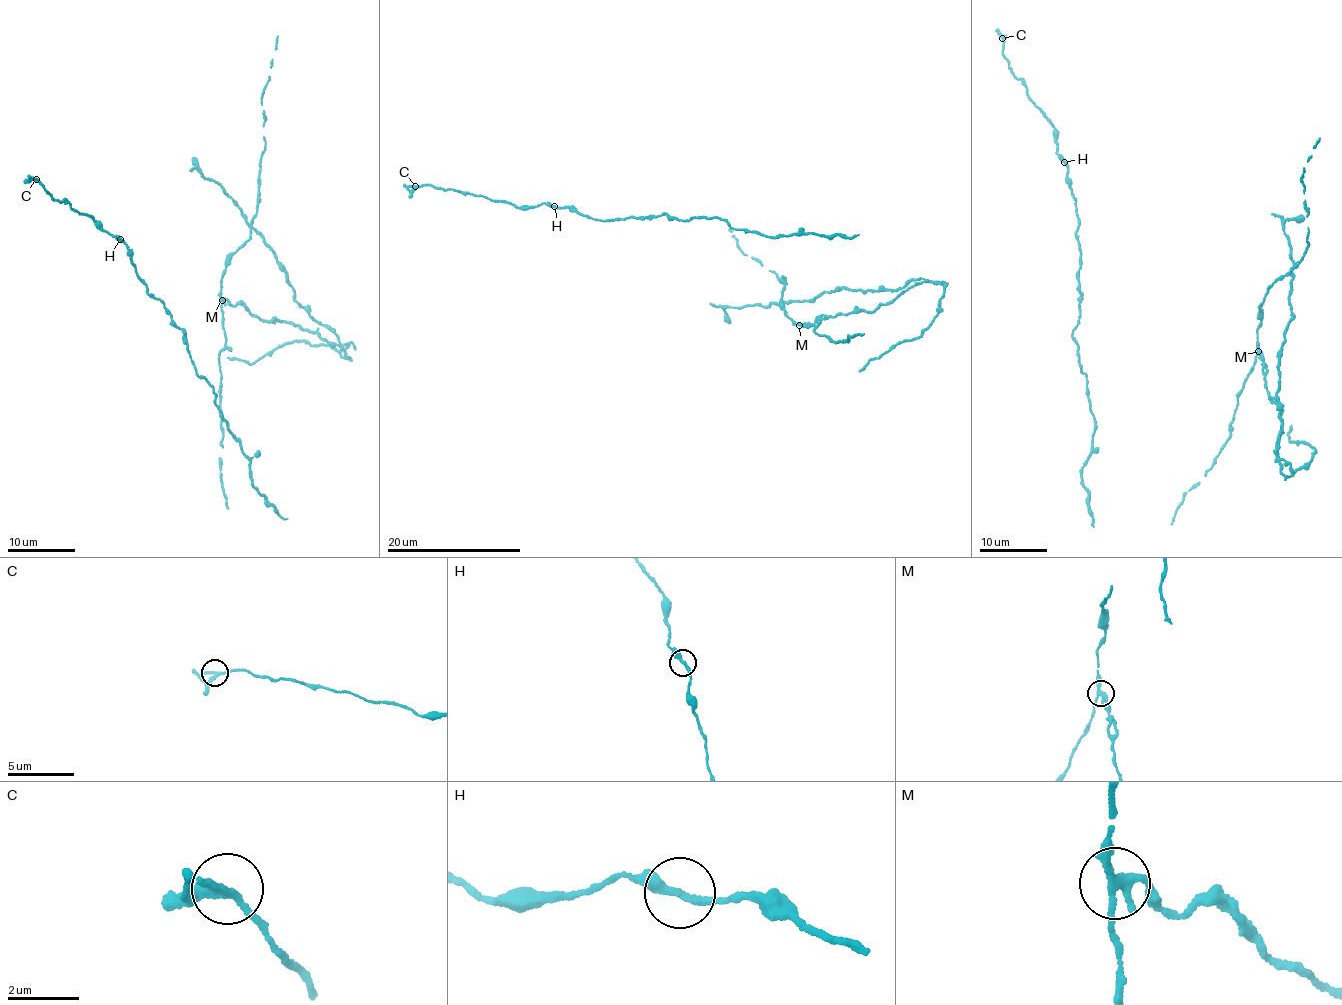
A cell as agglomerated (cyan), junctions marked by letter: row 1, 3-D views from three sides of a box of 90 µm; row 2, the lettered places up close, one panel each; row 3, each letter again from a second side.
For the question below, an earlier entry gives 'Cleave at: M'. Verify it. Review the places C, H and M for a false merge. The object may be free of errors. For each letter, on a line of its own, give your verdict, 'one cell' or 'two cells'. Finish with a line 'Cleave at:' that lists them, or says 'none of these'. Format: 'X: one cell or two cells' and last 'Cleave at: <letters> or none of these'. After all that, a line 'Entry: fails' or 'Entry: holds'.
C: one cell
H: one cell
M: two cells
Cleave at: M
Entry: holds

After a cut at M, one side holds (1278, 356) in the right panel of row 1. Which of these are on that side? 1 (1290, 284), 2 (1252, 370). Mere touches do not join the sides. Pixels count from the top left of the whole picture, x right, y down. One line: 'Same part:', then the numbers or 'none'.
Same part: 1

